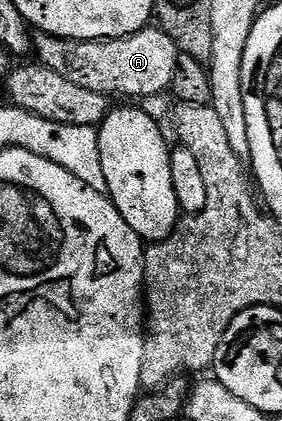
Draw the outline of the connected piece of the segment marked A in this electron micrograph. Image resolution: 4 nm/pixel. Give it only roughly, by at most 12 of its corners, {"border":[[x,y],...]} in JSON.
{"border":[[158,26],[116,40],[39,34],[38,63],[108,98],[167,92],[181,55]]}

